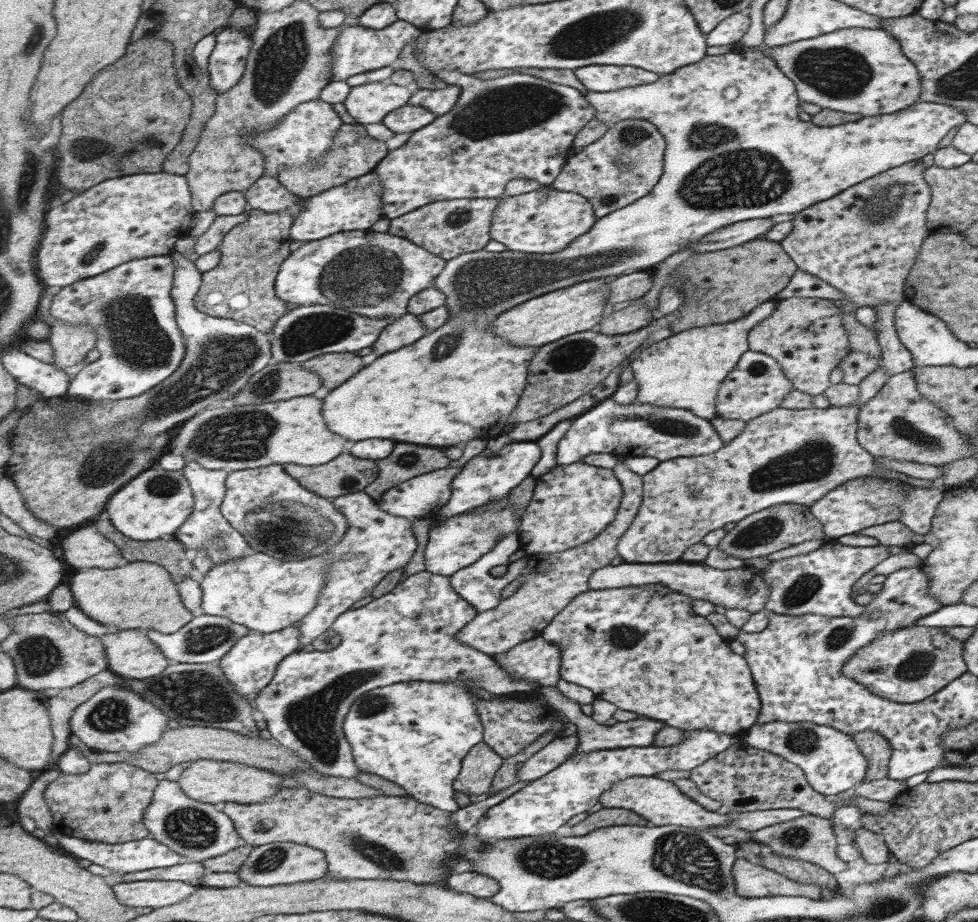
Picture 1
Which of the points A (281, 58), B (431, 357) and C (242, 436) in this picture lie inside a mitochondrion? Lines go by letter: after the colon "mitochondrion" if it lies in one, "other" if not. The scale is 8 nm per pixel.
A: mitochondrion
B: mitochondrion
C: mitochondrion

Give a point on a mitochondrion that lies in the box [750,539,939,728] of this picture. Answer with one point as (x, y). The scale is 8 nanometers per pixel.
(801, 589)

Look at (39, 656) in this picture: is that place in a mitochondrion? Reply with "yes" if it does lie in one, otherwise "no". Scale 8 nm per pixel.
yes

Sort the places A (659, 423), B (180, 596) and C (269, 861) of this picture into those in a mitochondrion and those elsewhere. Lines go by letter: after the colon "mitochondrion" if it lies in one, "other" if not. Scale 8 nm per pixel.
A: mitochondrion
B: other
C: mitochondrion

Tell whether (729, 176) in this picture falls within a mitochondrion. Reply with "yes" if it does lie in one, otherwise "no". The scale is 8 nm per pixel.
yes

